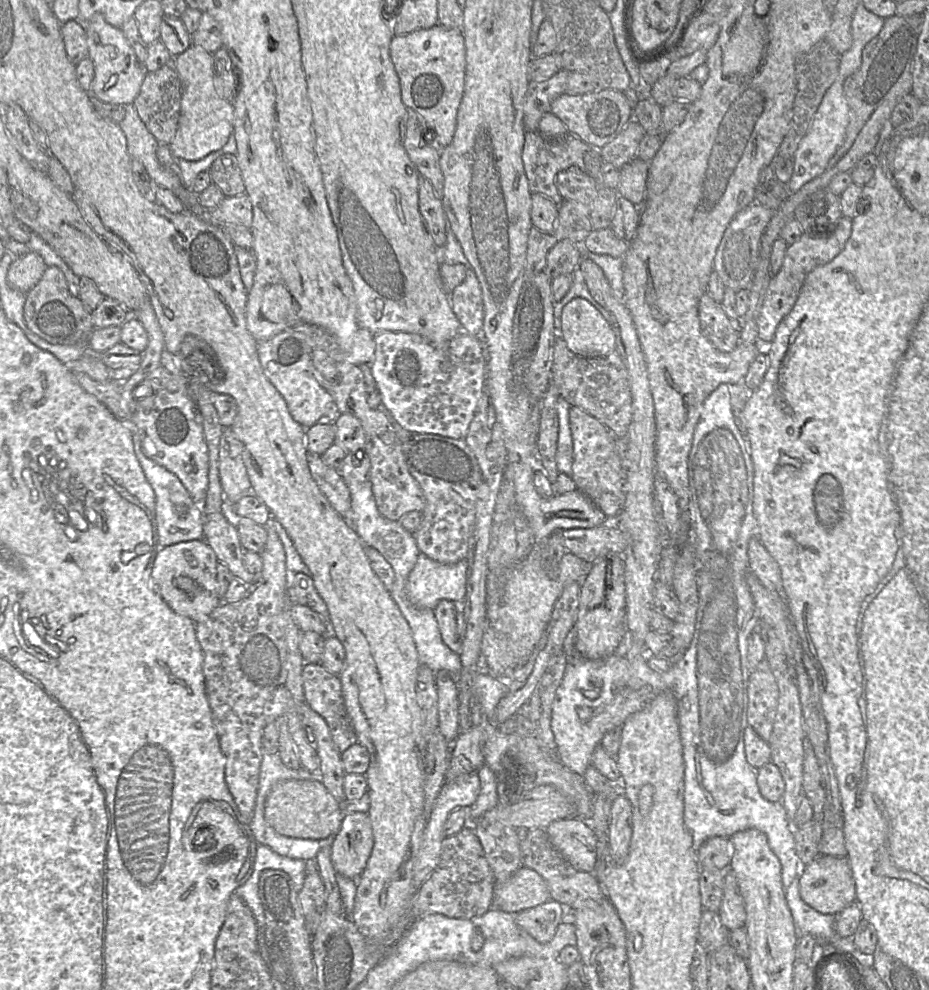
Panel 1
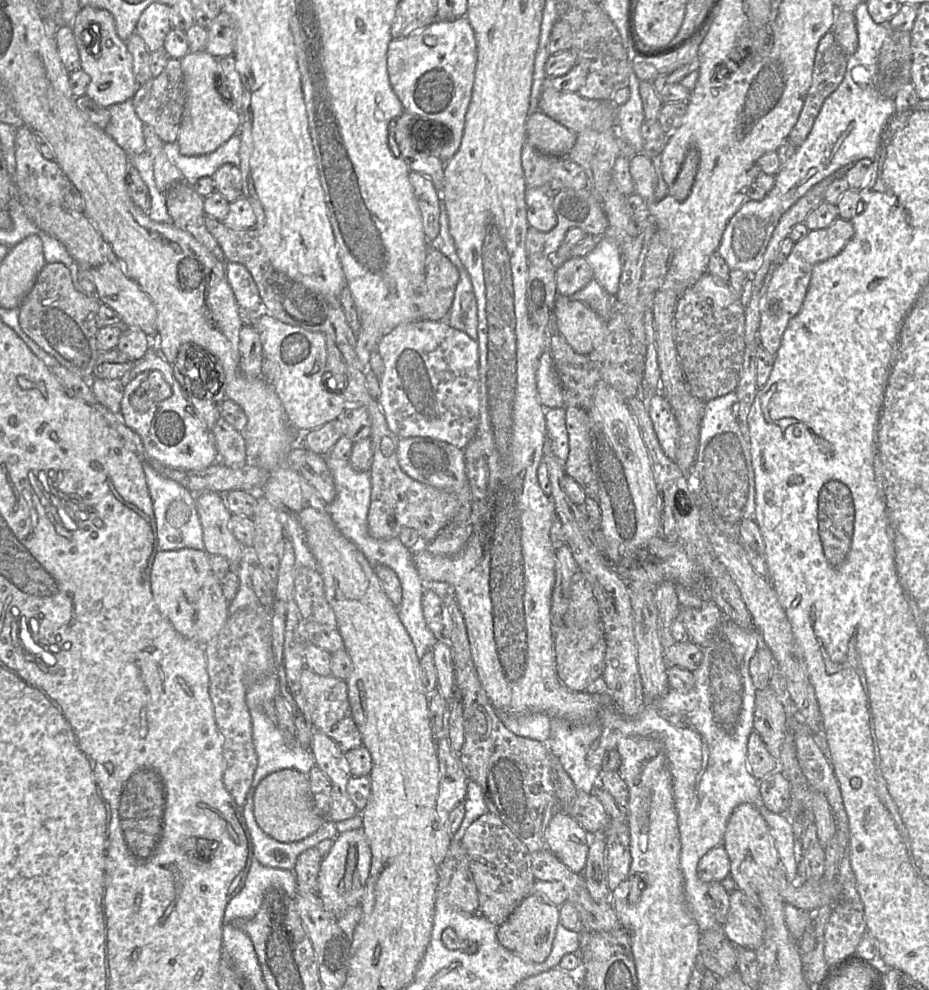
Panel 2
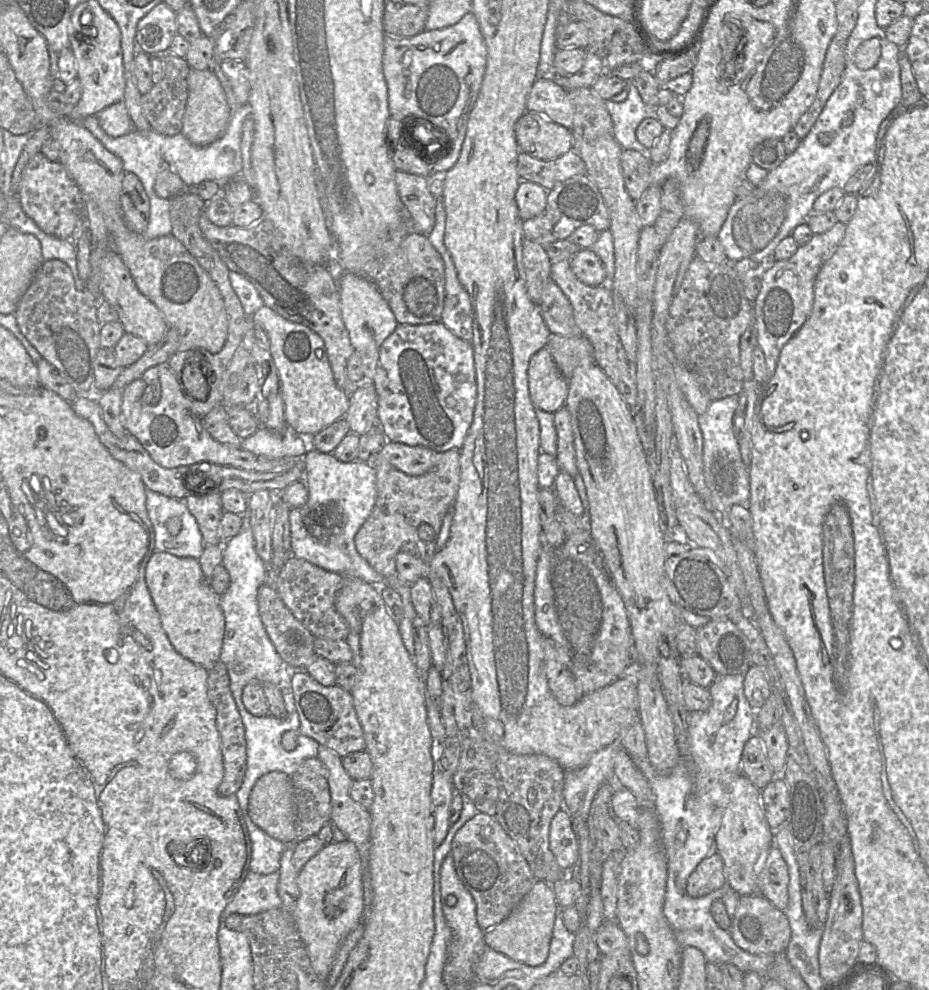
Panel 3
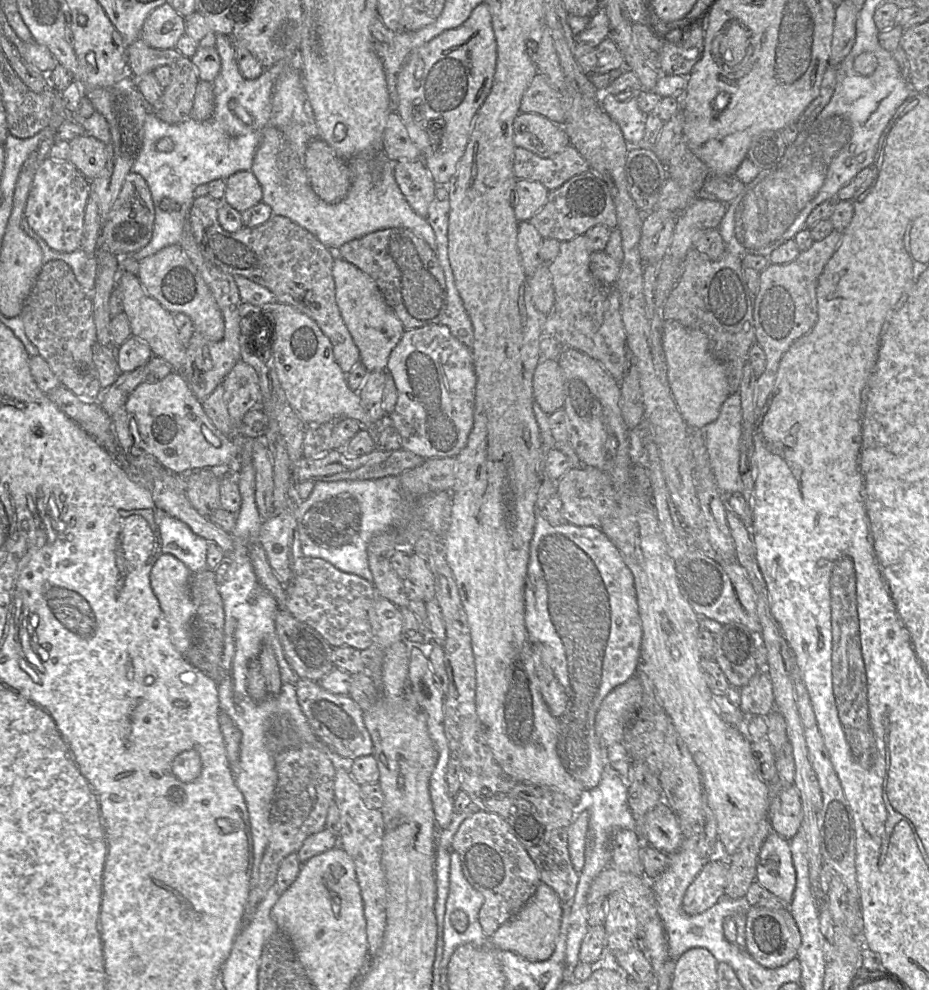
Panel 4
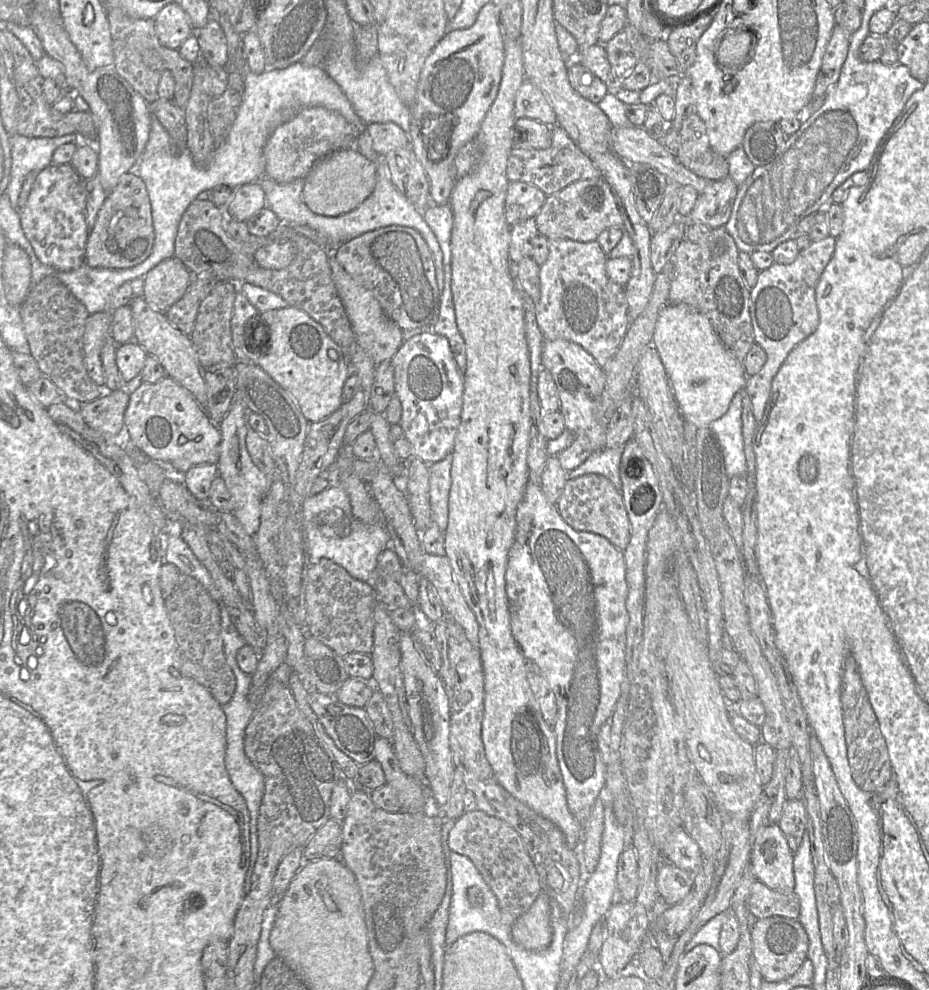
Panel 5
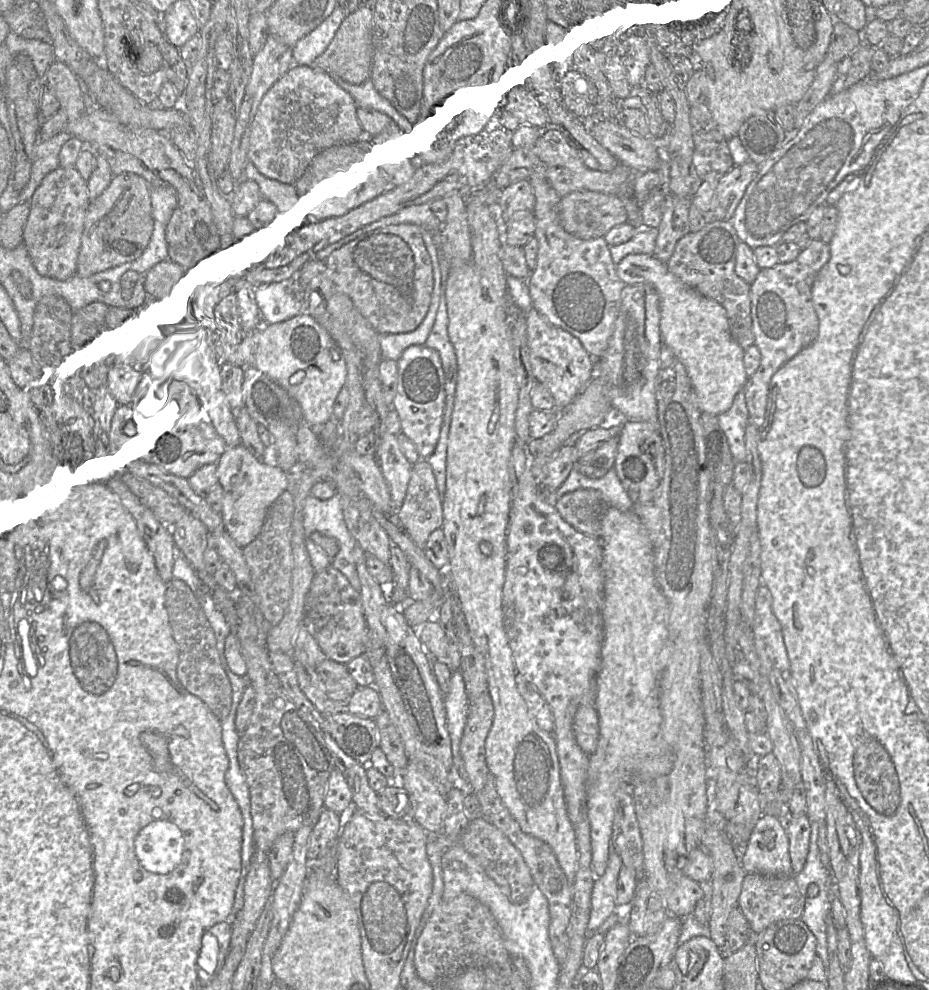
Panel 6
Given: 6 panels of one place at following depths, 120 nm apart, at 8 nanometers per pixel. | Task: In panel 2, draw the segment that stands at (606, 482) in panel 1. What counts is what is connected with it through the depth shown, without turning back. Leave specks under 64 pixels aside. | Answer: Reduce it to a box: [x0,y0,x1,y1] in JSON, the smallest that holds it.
[564,407,598,501]

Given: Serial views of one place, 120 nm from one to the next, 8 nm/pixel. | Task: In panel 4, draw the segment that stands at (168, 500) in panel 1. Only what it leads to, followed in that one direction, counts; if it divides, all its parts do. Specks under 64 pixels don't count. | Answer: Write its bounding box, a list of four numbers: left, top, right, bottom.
[156,509,208,573]

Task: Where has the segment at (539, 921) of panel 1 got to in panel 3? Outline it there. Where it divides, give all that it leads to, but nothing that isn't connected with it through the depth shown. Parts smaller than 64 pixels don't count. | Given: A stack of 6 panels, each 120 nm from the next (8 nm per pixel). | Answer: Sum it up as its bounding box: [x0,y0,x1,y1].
[486,880,558,966]

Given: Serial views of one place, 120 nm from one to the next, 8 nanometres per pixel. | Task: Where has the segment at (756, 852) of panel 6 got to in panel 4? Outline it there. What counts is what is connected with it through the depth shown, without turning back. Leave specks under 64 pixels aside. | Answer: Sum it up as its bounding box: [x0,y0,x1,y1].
[756,831,796,905]

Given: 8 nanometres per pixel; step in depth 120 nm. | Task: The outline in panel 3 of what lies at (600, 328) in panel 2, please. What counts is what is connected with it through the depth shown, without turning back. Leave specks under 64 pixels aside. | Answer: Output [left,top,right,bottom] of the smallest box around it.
[537,281,581,337]

